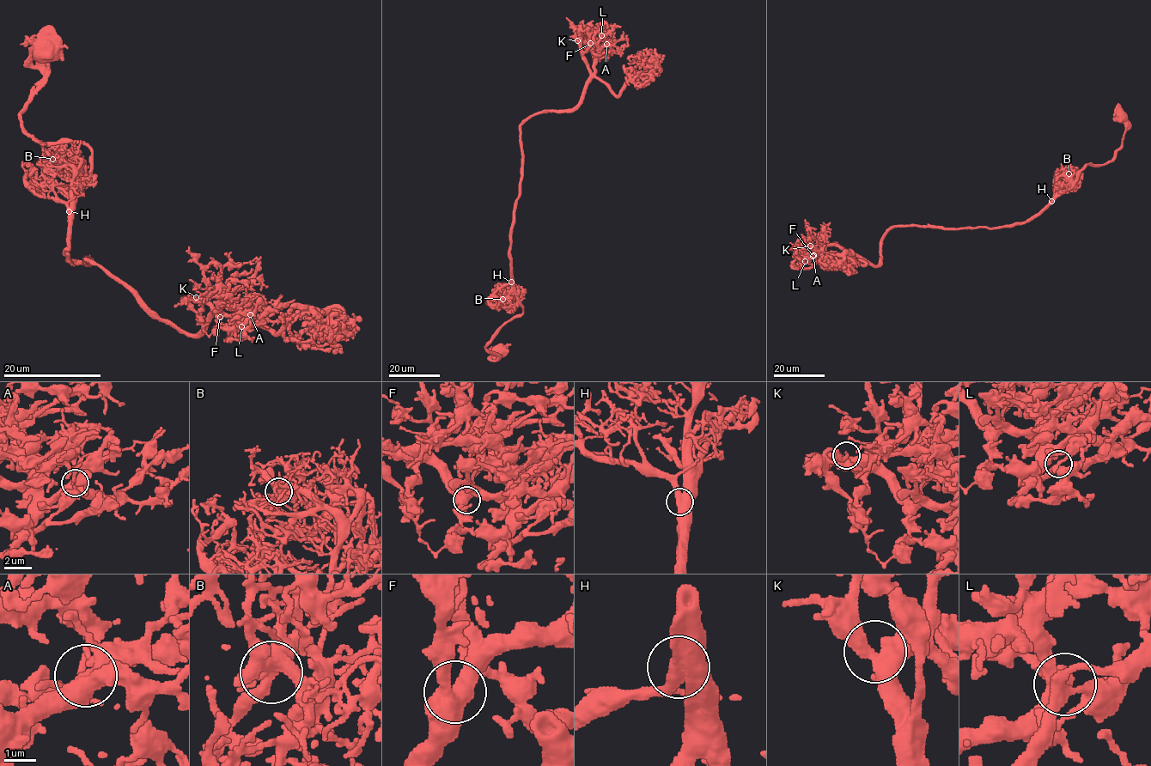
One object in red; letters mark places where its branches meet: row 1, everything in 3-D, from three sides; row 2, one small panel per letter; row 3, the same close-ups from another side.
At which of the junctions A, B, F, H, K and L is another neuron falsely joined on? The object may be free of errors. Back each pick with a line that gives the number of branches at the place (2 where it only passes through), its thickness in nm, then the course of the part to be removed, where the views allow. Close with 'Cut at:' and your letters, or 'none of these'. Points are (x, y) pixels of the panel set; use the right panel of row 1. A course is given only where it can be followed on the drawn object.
Cut at: none of these

